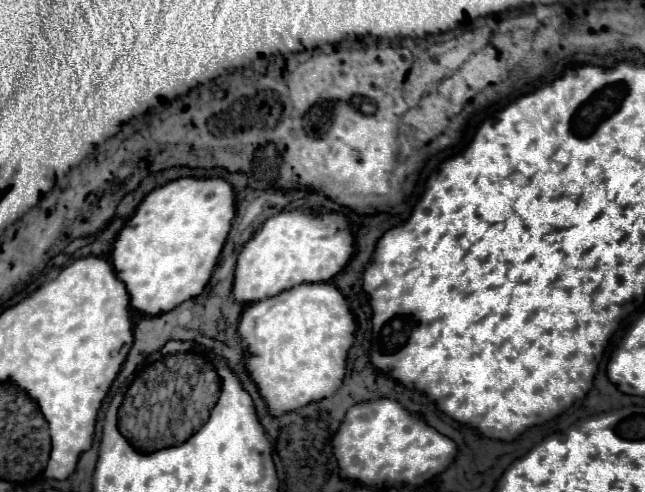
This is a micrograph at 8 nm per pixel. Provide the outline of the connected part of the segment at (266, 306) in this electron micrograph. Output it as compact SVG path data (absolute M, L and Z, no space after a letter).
M300 284L244 308L238 336L244 344L246 372L272 416L294 412L334 394L344 378L346 352L354 340L354 316L344 296L330 284Z

